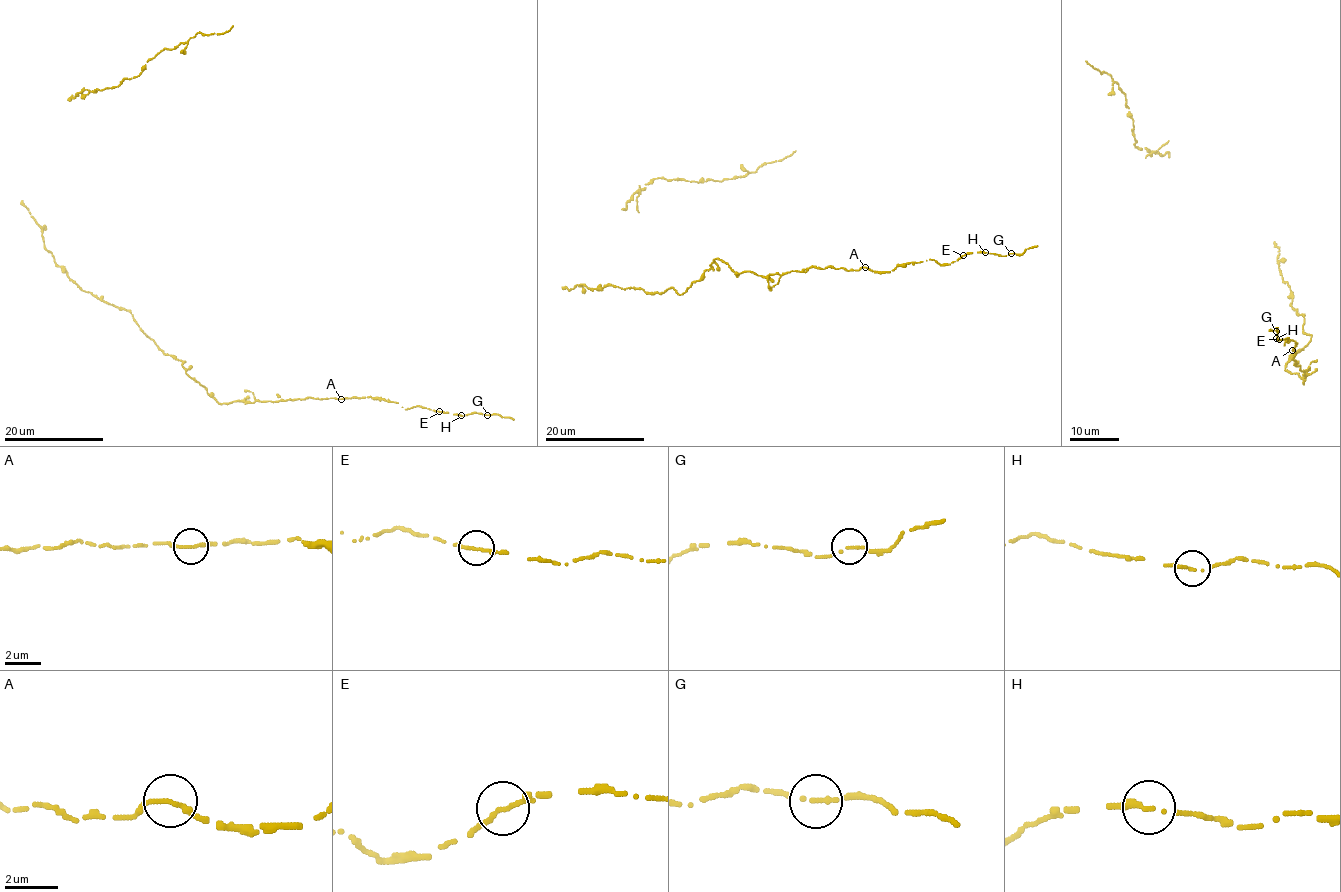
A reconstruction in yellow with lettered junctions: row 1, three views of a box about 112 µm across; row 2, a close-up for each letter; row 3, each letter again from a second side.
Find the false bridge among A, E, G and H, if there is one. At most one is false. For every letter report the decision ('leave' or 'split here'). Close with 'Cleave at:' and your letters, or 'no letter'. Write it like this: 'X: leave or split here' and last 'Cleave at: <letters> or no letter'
A: leave
E: leave
G: leave
H: leave
Cleave at: no letter

